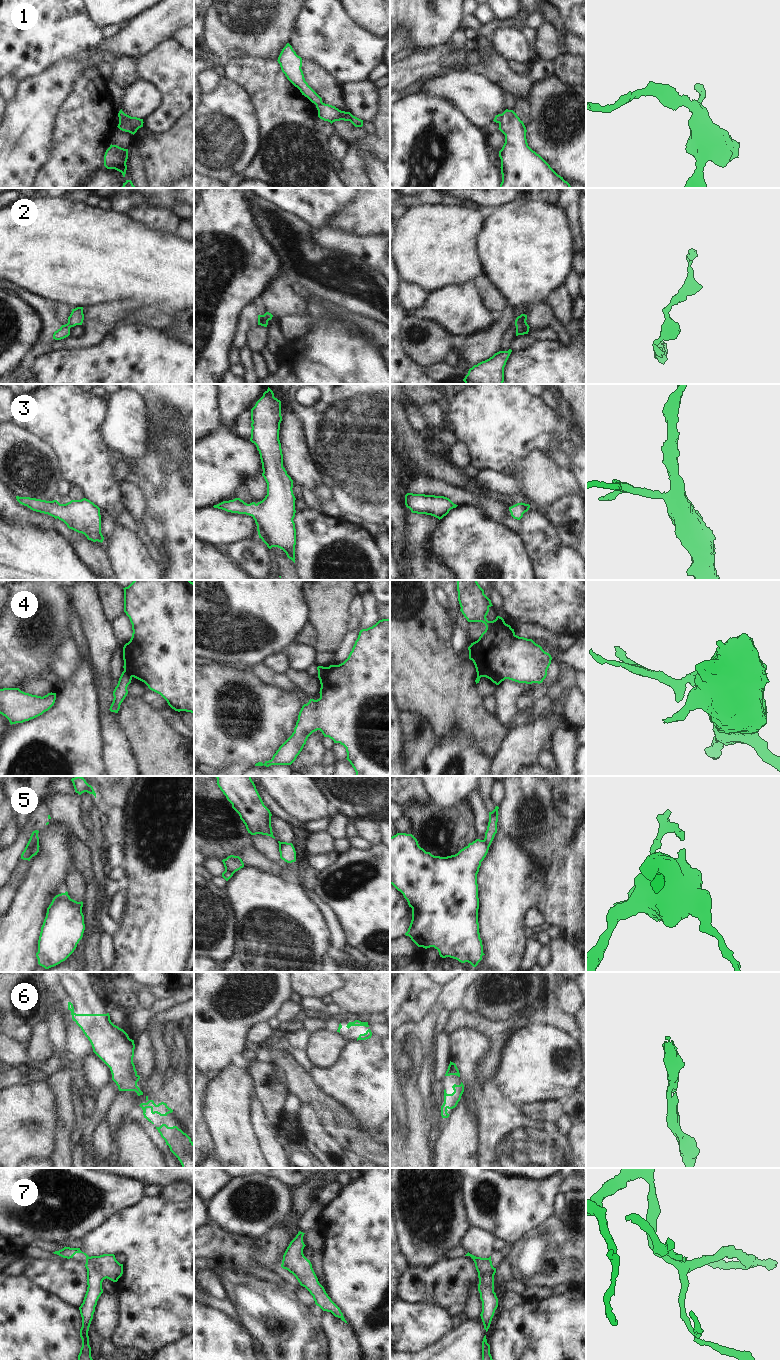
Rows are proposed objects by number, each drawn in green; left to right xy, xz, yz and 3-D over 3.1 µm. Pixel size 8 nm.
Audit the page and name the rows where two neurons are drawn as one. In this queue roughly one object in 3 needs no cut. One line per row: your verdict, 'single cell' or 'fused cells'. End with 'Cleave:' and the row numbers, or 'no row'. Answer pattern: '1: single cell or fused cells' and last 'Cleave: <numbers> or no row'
1: fused cells
2: single cell
3: single cell
4: fused cells
5: fused cells
6: single cell
7: fused cells
Cleave: 1, 4, 5, 7

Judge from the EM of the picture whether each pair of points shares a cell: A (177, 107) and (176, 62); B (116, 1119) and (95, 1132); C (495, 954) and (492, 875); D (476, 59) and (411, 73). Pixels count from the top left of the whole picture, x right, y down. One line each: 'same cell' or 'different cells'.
A: same cell
B: different cells
C: same cell
D: same cell

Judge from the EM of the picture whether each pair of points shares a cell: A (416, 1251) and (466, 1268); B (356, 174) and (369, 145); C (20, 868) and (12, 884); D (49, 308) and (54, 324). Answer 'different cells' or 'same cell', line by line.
A: different cells
B: same cell
C: same cell
D: same cell

